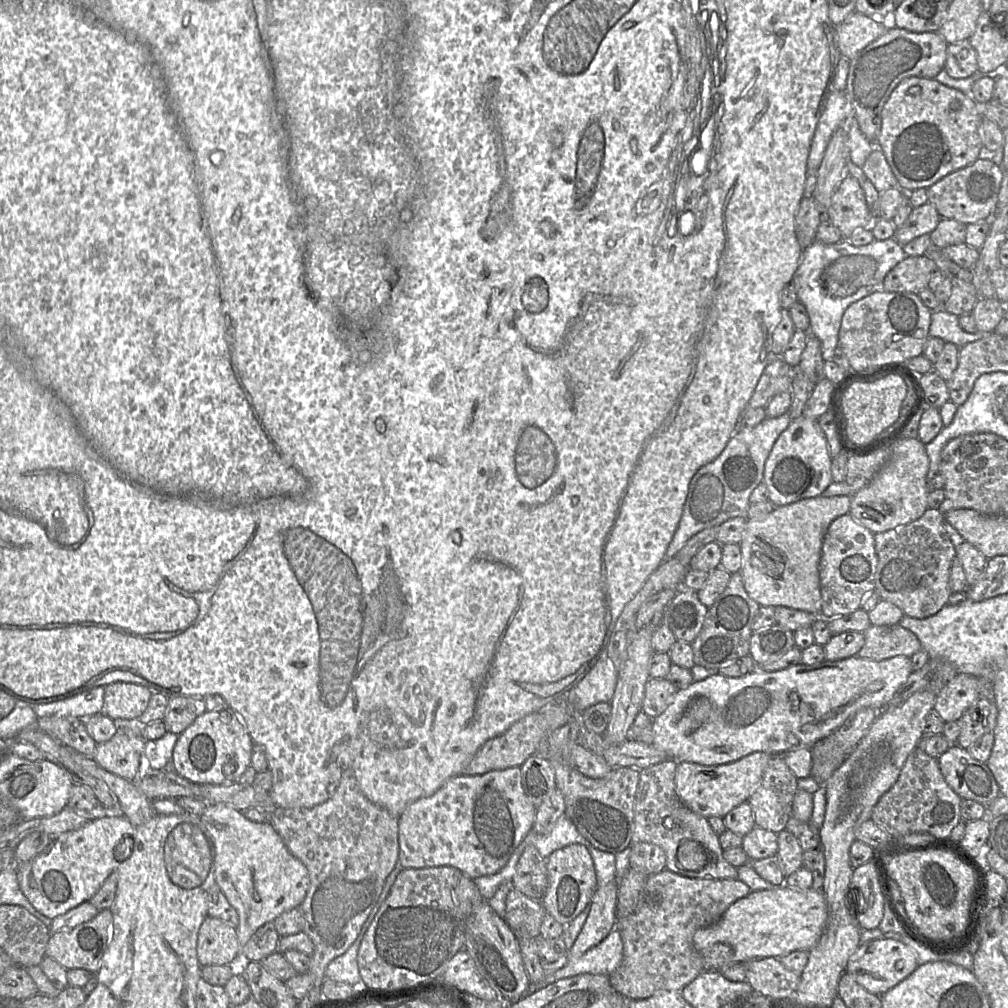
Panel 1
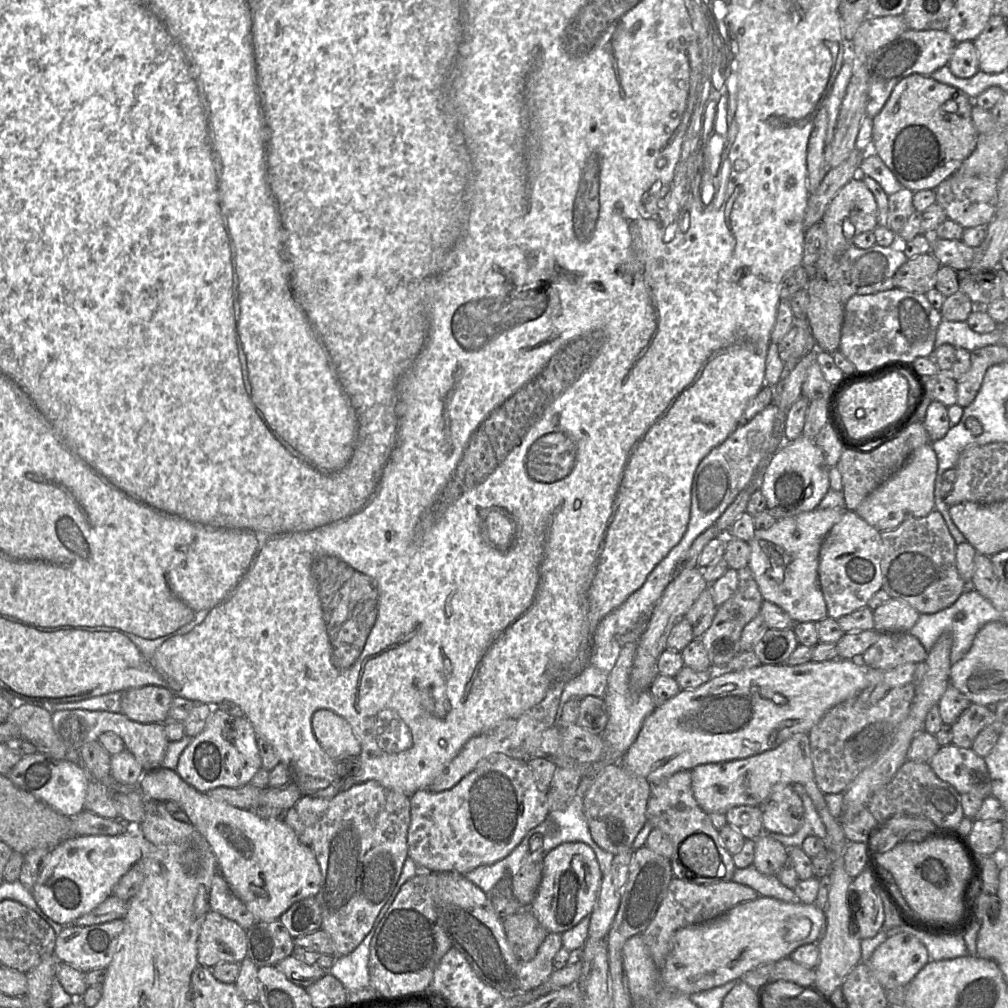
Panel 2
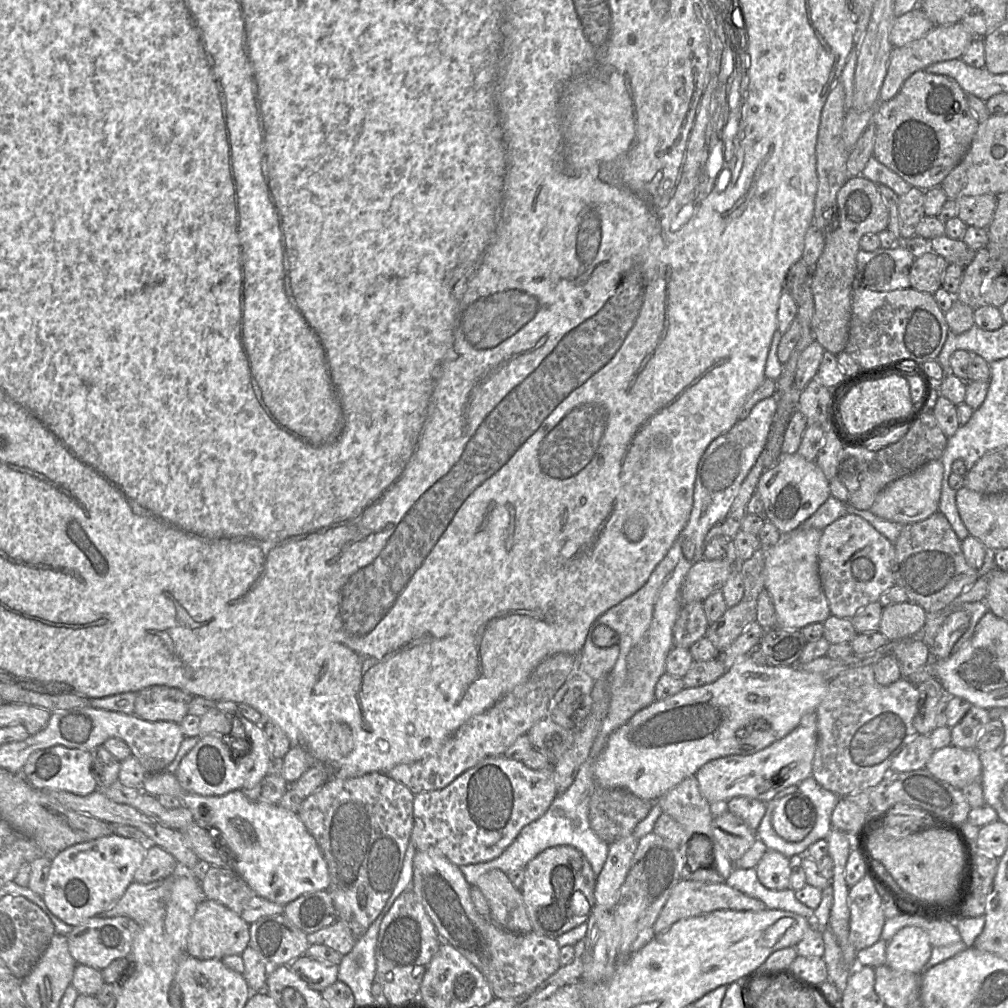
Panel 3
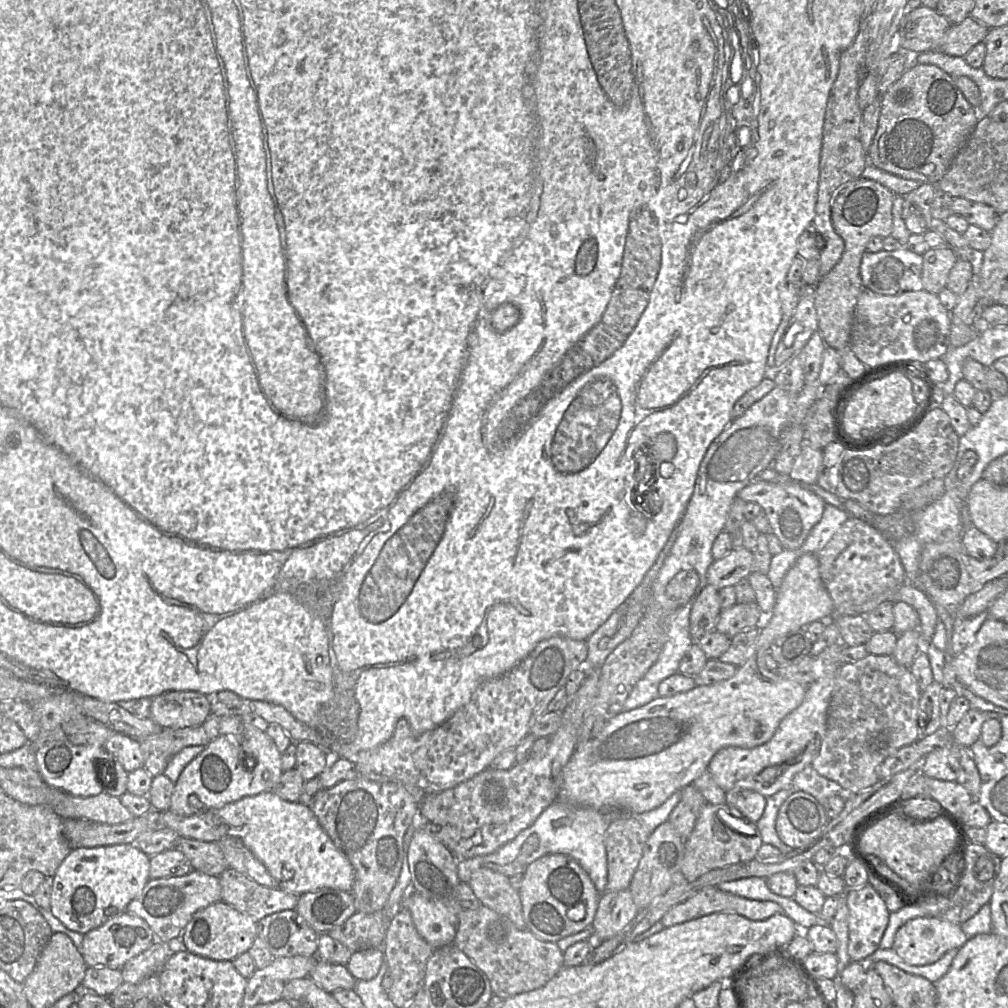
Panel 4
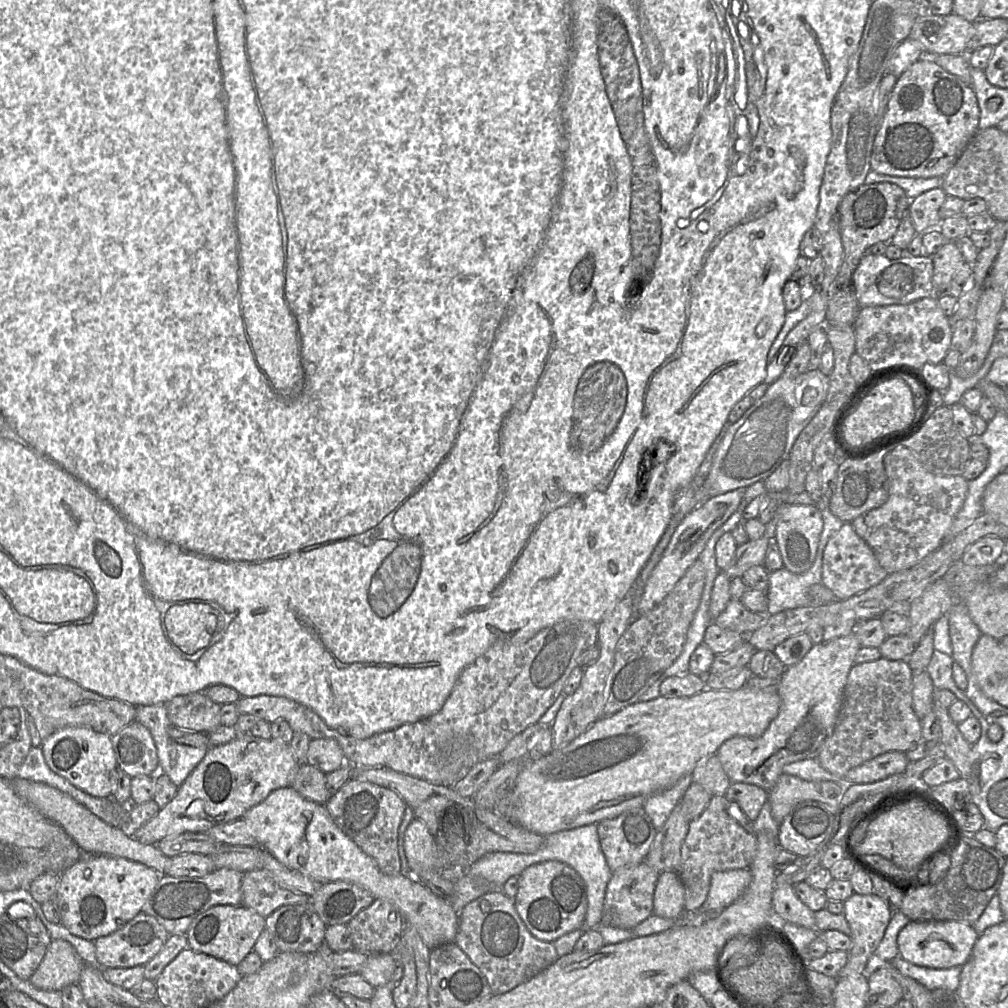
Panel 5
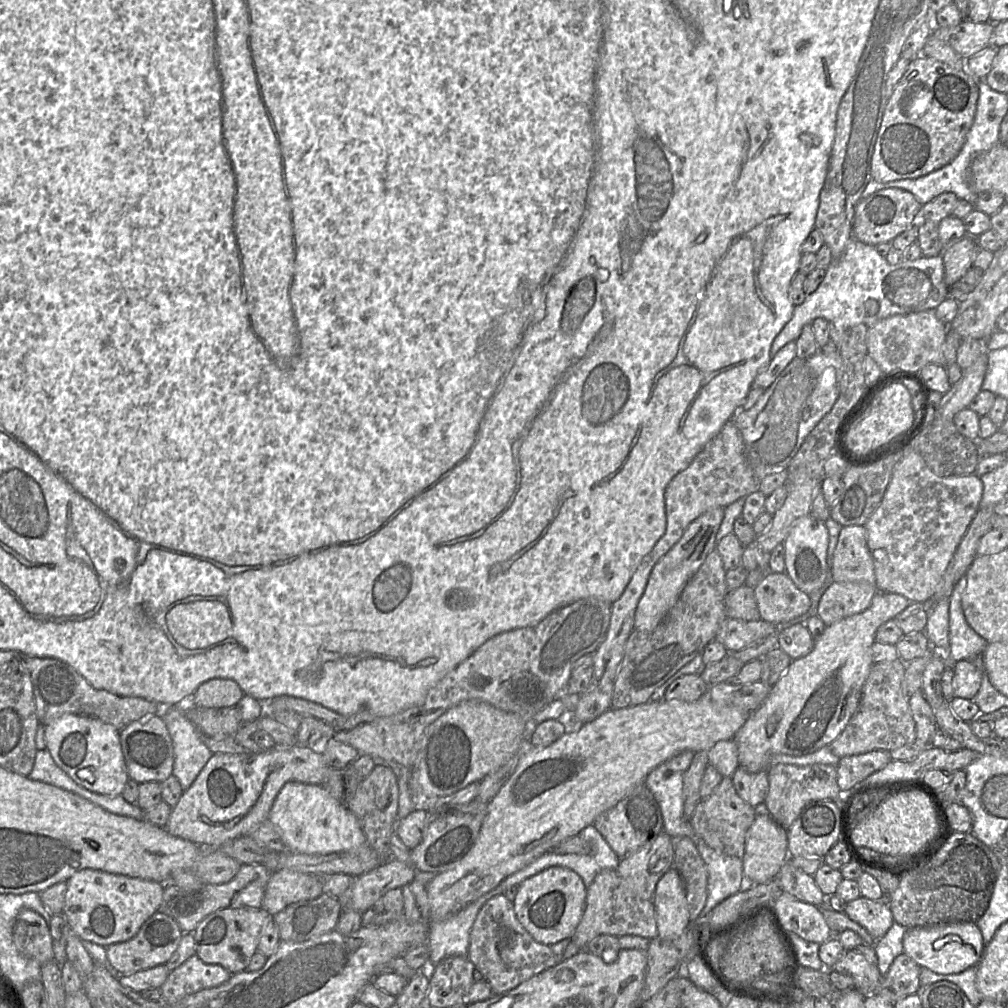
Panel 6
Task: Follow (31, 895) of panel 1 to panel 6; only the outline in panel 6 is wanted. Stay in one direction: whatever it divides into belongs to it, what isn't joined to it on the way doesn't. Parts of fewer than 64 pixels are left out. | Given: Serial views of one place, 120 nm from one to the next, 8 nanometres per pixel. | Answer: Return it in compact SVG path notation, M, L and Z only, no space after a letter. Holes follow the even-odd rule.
M82 869L67 880L63 915L82 939L107 947L133 938L143 923L158 911L164 884L95 869Z

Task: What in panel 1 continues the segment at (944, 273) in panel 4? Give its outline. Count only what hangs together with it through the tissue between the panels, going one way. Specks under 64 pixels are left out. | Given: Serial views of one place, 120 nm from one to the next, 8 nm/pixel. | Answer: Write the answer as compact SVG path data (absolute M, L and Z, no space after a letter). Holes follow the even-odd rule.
M926 255L907 256L899 262L884 278L885 292L919 294L928 288L930 275L936 265Z

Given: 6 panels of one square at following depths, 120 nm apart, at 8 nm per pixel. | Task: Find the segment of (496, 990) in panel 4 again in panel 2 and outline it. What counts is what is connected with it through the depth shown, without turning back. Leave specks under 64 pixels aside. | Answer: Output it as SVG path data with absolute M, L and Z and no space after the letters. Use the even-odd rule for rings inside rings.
M547 933L535 957L518 965L518 992L529 992L543 985L553 973L553 959L562 947L561 934Z

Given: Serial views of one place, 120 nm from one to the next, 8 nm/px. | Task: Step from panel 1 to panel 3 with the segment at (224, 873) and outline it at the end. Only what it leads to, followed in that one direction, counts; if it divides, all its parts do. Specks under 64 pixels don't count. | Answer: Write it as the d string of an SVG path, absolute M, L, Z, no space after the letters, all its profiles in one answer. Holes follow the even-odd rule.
M168 771L147 775L142 791L154 797L176 797L182 807L192 812L199 827L216 834L218 844L230 859L232 870L260 897L286 906L299 896L329 888L327 863L297 813L280 805L252 802L241 790L221 796L201 796L185 790L177 776Z

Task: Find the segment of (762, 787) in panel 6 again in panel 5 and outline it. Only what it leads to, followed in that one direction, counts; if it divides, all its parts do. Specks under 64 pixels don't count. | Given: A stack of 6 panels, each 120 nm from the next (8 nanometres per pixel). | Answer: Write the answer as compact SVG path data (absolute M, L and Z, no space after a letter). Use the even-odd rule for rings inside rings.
M730 783L726 798L740 807L746 817L754 822L763 804L768 800L768 793L759 786L747 783Z

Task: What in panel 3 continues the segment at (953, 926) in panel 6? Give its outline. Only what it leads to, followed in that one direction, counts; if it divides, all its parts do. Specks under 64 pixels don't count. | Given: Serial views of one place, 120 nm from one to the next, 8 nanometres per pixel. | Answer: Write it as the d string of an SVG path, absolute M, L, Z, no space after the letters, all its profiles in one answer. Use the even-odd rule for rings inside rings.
M906 926L888 942L886 965L896 971L921 974L932 949L929 936L923 929Z

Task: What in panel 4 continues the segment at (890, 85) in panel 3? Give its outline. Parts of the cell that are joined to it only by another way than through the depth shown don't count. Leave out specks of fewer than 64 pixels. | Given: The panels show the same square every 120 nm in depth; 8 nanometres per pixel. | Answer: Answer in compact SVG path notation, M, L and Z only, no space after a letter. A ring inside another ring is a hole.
M968 16L959 24L952 25L939 50L947 55L965 57L978 43L984 42L989 28Z

